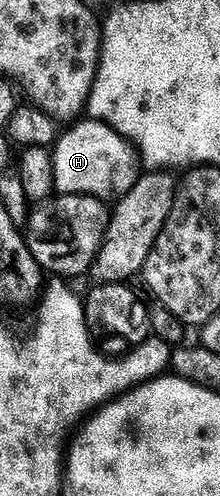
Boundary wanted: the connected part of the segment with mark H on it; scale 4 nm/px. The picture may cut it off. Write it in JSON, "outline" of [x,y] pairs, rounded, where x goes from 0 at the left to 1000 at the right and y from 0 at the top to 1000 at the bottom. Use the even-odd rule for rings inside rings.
{"outline":[[[391,238],[350,244],[314,258],[323,260],[309,266],[291,268],[286,264],[268,272],[236,302],[250,385],[277,393],[427,395],[468,403],[500,403],[509,395],[550,399],[586,389],[636,357],[618,306],[600,298],[595,288],[564,274],[536,272],[491,250],[464,248],[455,242]]]}

